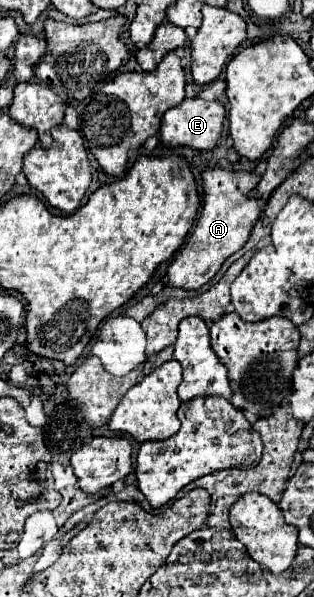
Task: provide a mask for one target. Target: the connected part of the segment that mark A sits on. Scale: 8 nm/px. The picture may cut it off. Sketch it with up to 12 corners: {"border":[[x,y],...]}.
{"border":[[256,171],[202,173],[202,211],[168,267],[200,289],[244,247],[266,203]]}

